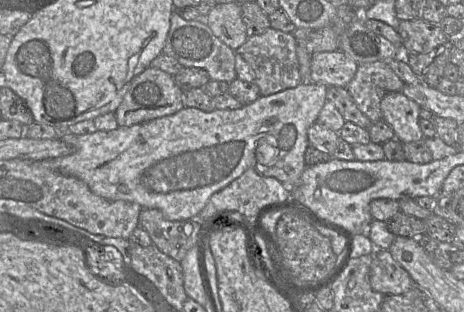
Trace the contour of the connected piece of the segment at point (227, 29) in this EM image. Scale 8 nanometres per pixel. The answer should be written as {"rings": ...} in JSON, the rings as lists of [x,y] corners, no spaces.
{"rings":[[[235,1],[215,5],[204,21],[212,33],[233,50],[239,48],[248,38],[241,5]]]}

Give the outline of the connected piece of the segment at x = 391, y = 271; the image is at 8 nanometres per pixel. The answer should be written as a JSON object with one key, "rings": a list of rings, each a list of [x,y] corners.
{"rings":[[[376,250],[370,266],[371,288],[385,296],[399,295],[414,286],[408,272],[388,250]]]}

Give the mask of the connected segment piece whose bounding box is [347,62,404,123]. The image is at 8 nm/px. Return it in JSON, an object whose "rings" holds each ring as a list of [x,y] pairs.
{"rings":[[[370,62],[358,64],[356,74],[347,89],[360,111],[374,123],[382,120],[381,100],[383,97],[391,92],[401,92],[403,85],[403,81],[386,62]]]}

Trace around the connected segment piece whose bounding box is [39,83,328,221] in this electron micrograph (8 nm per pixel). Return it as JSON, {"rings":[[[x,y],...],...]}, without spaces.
{"rings":[[[300,83],[294,88],[260,96],[256,101],[238,109],[204,112],[198,108],[184,107],[174,114],[128,127],[118,126],[114,130],[98,130],[82,135],[67,133],[61,140],[72,147],[72,153],[39,161],[46,168],[82,180],[92,192],[107,200],[125,200],[136,202],[142,208],[158,209],[170,221],[187,220],[198,217],[212,194],[248,169],[254,169],[266,177],[274,177],[292,191],[306,168],[308,130],[317,122],[327,101],[327,90],[328,87],[322,84]]]}

